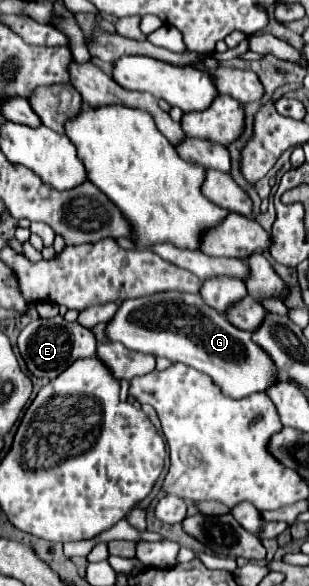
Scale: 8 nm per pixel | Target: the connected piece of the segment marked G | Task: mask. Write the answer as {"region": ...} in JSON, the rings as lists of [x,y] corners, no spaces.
{"region":[[[173,290],[125,300],[105,324],[105,338],[141,354],[183,362],[207,374],[221,394],[229,398],[265,392],[279,382],[279,370],[273,358],[251,340],[251,332],[235,328],[225,316],[213,312],[199,294]]]}

